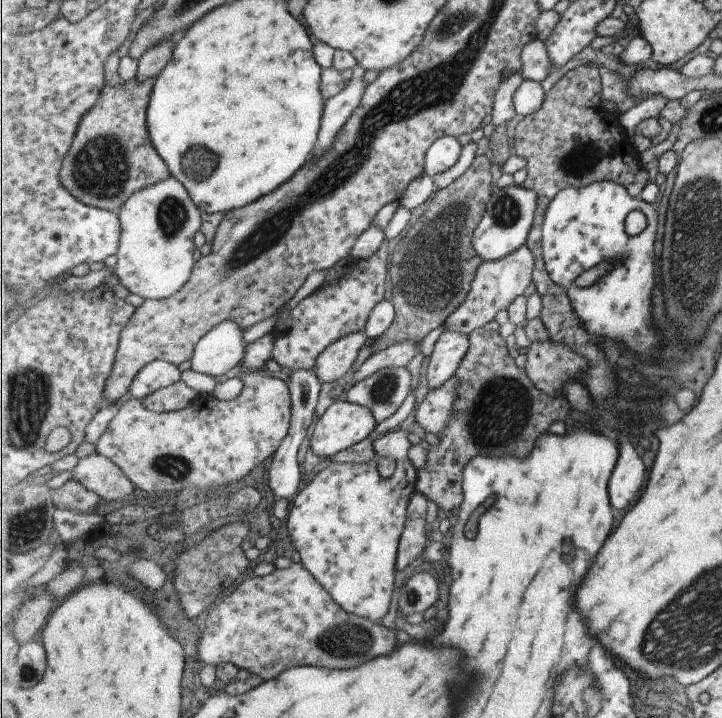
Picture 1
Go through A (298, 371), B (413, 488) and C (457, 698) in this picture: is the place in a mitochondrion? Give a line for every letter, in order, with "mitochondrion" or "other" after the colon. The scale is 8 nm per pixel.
A: other
B: other
C: other

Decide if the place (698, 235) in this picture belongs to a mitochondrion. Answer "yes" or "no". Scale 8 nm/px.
yes

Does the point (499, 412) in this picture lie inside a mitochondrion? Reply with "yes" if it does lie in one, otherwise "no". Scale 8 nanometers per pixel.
yes

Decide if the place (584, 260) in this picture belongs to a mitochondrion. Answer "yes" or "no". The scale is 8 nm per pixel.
no

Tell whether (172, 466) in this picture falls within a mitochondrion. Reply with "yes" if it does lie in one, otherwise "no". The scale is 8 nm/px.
yes

